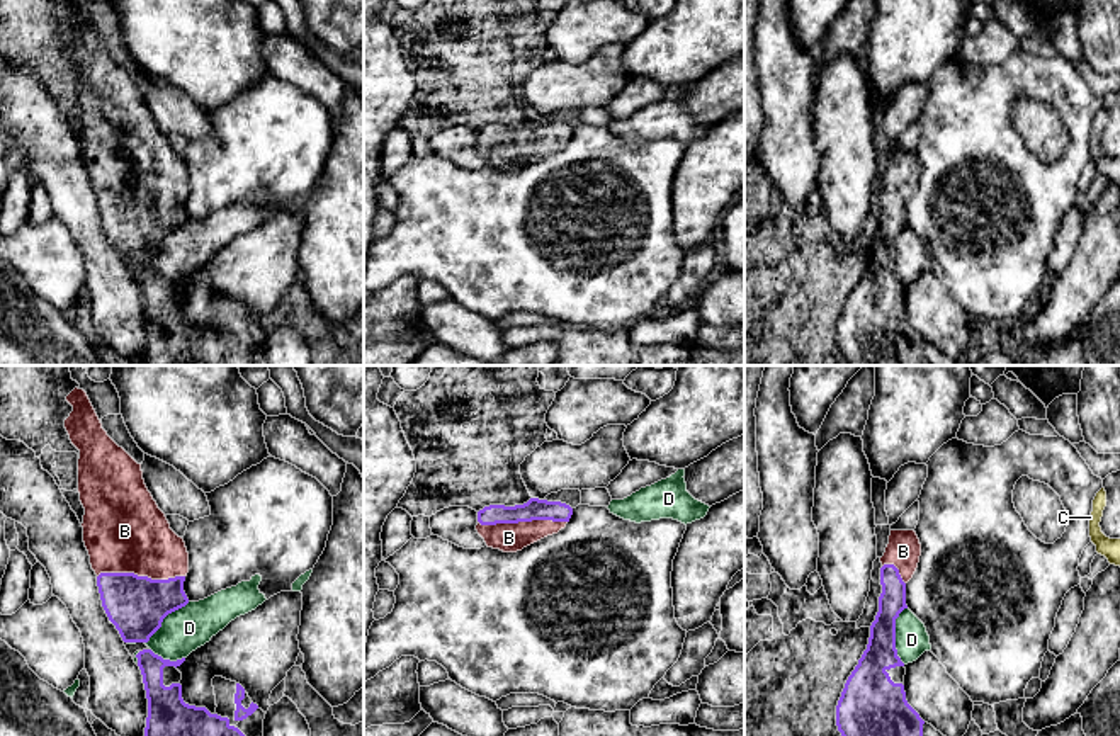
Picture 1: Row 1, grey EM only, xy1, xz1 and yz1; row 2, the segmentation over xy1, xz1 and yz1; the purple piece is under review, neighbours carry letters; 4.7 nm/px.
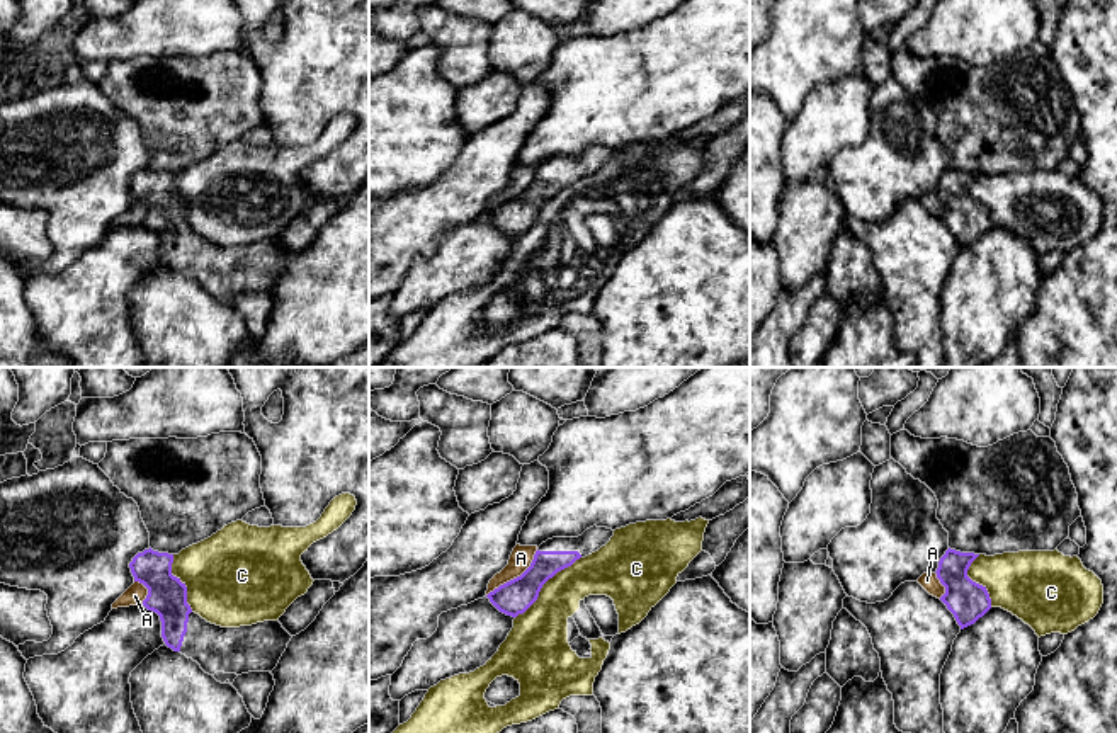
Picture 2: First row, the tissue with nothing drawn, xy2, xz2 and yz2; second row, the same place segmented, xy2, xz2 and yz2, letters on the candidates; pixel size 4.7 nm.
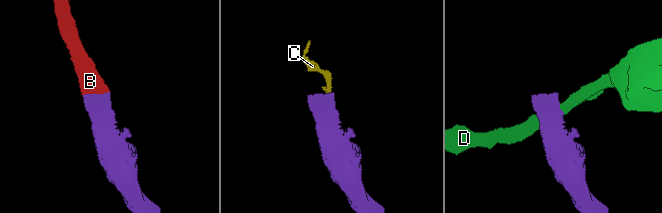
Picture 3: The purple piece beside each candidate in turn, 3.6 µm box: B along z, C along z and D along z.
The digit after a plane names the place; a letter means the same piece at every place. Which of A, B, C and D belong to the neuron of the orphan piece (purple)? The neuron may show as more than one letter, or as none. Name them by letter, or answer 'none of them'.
B

